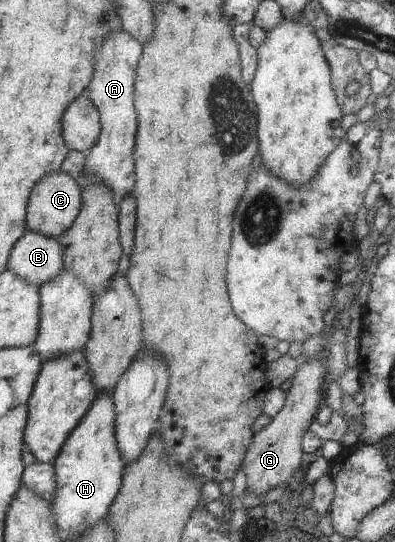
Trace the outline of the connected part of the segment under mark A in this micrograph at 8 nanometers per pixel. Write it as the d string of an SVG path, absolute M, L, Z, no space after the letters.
M119 31L97 49L95 75L85 95L95 103L102 119L100 140L86 153L84 175L95 175L120 199L131 196L136 189L136 137L139 117L135 105L137 67L143 57L143 45L129 33Z

